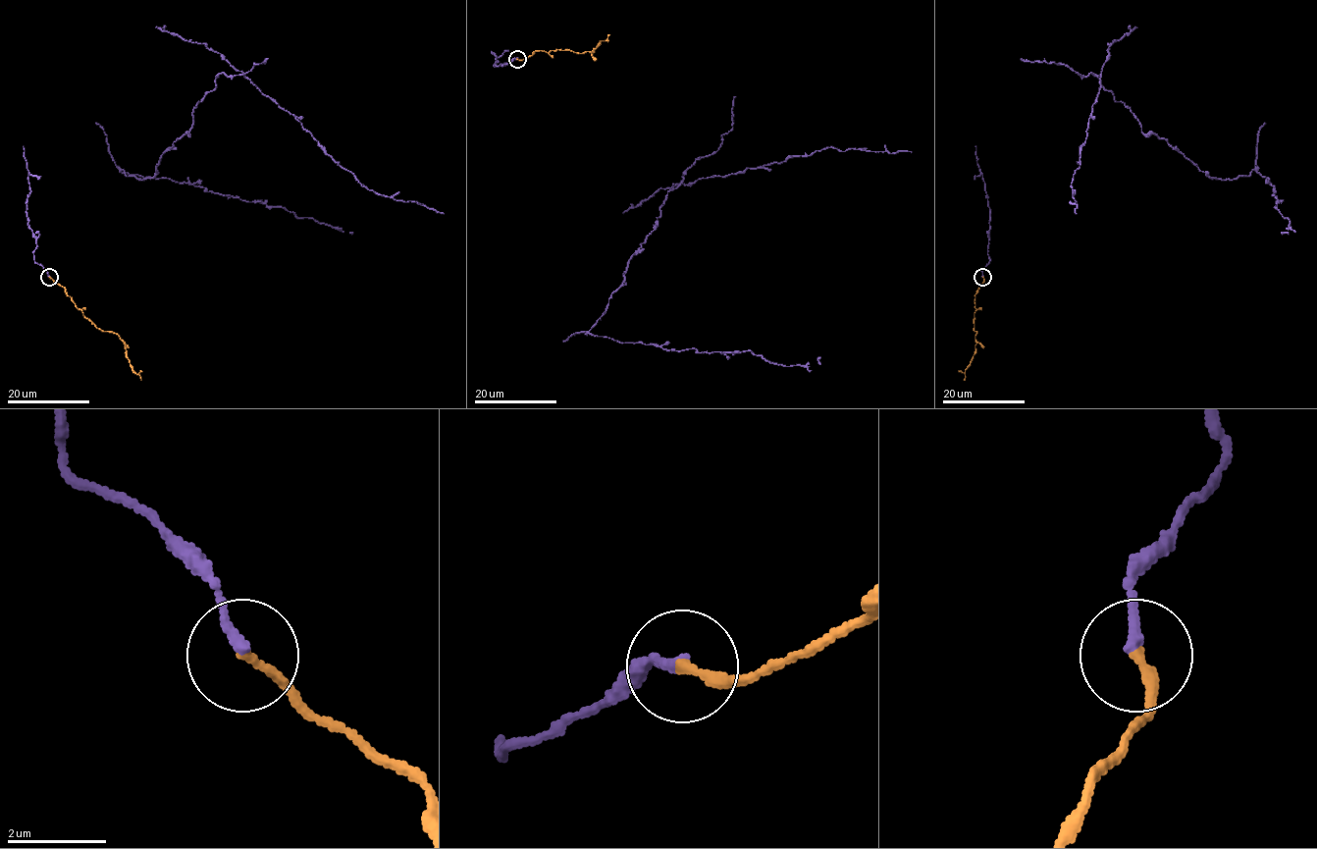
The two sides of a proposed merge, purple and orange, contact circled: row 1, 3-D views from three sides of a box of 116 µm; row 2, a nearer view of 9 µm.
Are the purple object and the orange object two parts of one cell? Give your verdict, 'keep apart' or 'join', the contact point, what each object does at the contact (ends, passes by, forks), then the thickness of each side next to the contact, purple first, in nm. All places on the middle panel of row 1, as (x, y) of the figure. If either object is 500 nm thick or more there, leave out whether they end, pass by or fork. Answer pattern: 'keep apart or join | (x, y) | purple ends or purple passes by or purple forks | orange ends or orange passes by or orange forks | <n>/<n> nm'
join | (517, 59) | purple ends | orange ends | 240/200 nm

